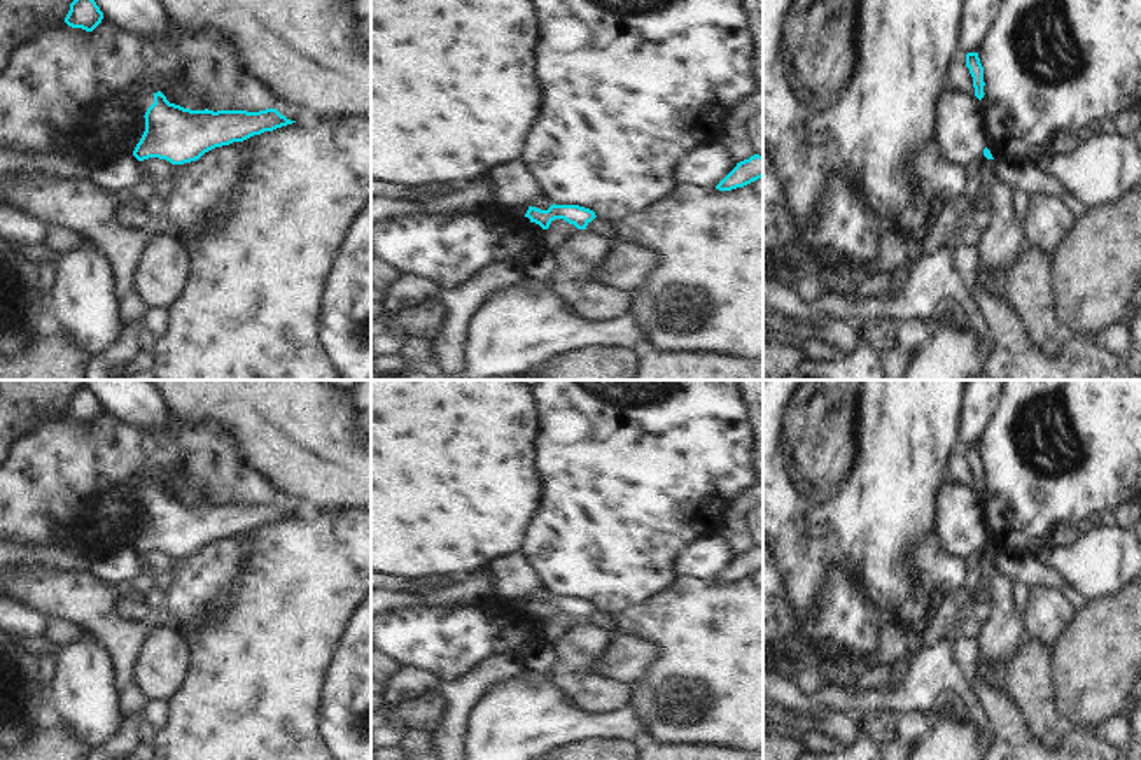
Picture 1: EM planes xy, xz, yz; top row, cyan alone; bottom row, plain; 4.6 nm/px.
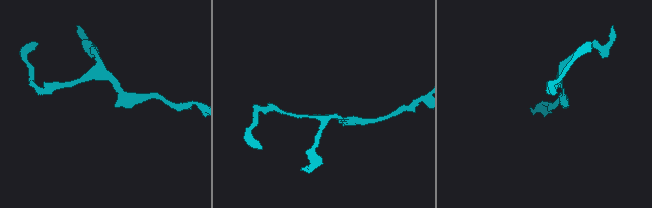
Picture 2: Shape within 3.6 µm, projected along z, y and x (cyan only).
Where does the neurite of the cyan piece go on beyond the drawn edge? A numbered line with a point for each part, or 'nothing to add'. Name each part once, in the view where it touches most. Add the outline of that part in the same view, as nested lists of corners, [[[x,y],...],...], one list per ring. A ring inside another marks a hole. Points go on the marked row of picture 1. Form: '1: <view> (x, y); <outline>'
nothing to add

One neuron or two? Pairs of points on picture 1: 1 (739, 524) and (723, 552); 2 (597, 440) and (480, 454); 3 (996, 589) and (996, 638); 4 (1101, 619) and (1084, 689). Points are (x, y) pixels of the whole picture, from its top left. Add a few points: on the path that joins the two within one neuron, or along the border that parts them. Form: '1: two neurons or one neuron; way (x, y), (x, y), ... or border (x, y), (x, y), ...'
1: two neurons; border (723, 536), (739, 554)
2: two neurons; border (538, 405), (538, 473), (545, 487)
3: one neuron; way (1001, 601), (1001, 626)
4: one neuron; way (1101, 636), (1101, 652), (1094, 671)

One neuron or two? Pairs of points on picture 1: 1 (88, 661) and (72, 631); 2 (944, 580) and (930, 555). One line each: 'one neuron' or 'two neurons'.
1: two neurons
2: one neuron

